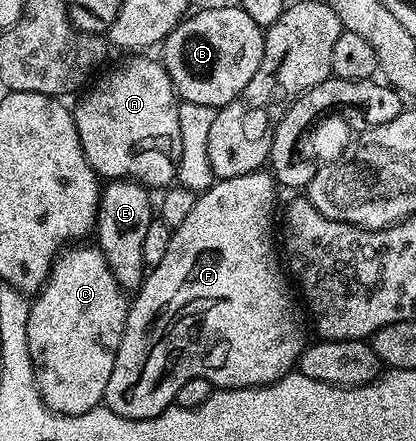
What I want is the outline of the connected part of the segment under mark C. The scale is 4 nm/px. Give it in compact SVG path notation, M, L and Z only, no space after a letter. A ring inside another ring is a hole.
M73 244L57 257L44 288L31 302L26 323L36 387L48 409L62 415L82 415L103 402L106 383L110 383L110 371L114 371L114 359L124 334L129 304L129 298L114 279L103 251L95 244Z

